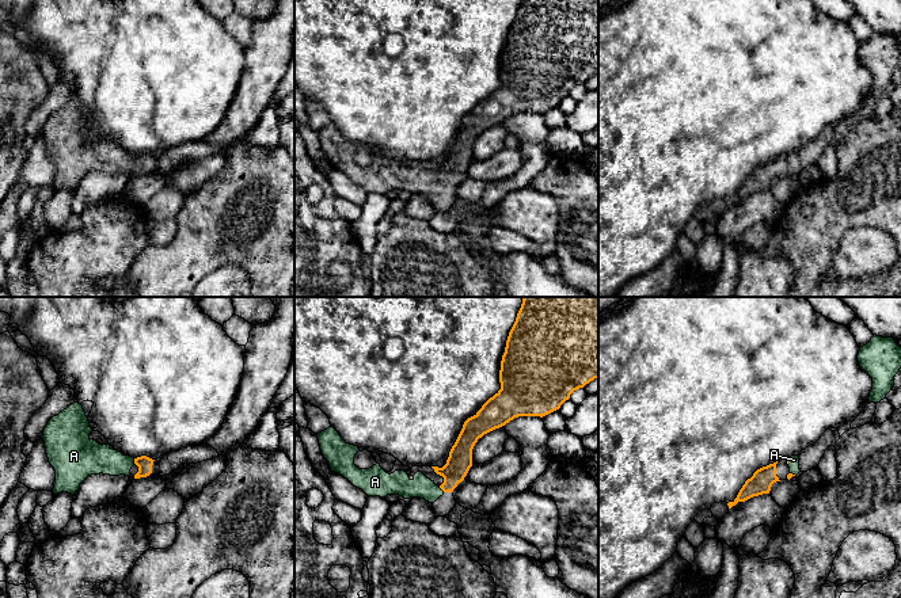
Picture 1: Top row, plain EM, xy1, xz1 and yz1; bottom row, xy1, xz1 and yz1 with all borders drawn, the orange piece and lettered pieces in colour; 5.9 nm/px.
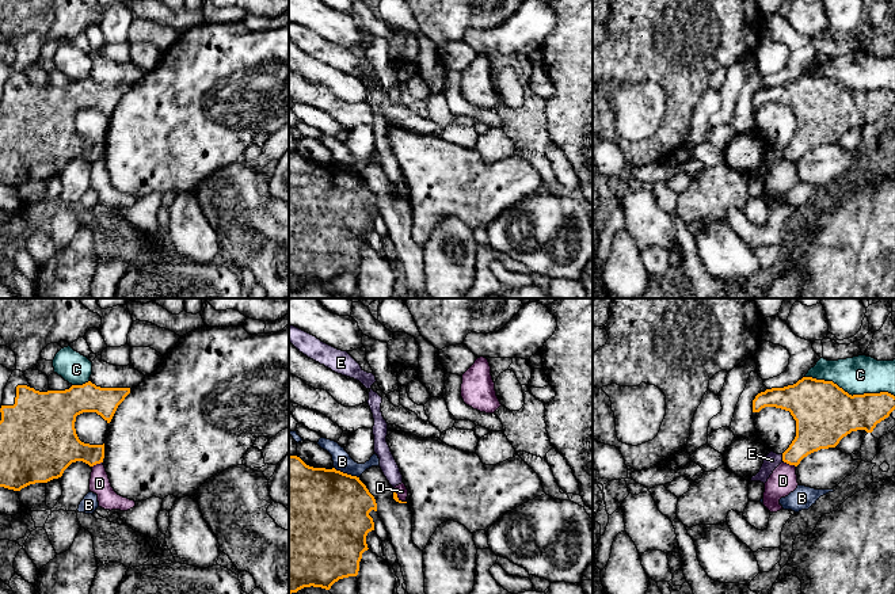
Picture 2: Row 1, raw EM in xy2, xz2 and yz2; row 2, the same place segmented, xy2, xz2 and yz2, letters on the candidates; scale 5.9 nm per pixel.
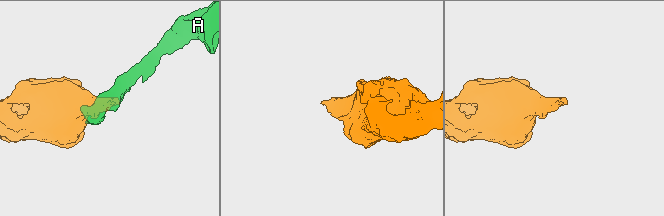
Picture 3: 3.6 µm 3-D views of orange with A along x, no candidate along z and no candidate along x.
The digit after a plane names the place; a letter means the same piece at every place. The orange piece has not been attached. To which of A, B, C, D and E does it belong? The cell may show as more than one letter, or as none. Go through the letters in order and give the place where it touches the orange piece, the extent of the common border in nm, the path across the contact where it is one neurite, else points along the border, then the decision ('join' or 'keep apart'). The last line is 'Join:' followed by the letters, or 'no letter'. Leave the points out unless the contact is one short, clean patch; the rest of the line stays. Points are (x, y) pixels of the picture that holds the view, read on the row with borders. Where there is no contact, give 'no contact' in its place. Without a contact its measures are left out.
A: xy1 (135, 461) | 30 nm | join
B: xz2 (346, 473) | 170 nm | keep apart
C: yz2 (850, 395) | 550 nm | keep apart
D: xy2 (96, 463) | 80 nm | along xy2 (102, 461), (91, 467) | keep apart
E: yz2 (783, 459) | 50 nm | along yz2 (781, 454), (784, 461) | keep apart
Join: A

